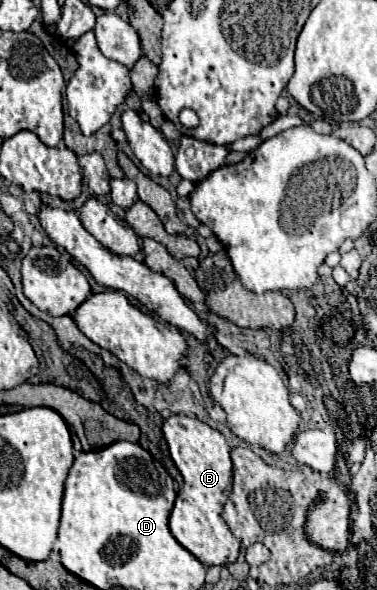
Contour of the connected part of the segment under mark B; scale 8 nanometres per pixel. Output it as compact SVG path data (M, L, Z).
M170 415L164 421L164 439L170 455L184 477L184 485L178 491L176 503L170 515L170 531L176 541L186 547L204 565L230 565L238 557L240 541L232 535L230 527L220 517L232 484L232 449L222 433L188 415Z

